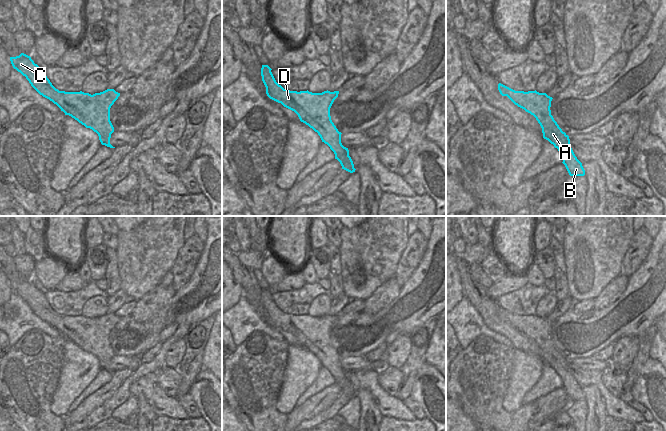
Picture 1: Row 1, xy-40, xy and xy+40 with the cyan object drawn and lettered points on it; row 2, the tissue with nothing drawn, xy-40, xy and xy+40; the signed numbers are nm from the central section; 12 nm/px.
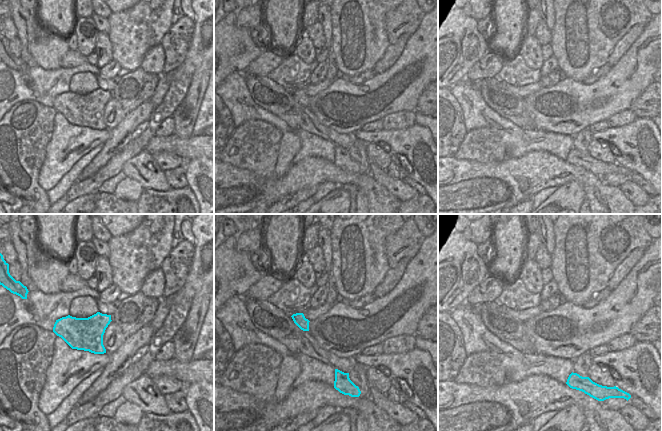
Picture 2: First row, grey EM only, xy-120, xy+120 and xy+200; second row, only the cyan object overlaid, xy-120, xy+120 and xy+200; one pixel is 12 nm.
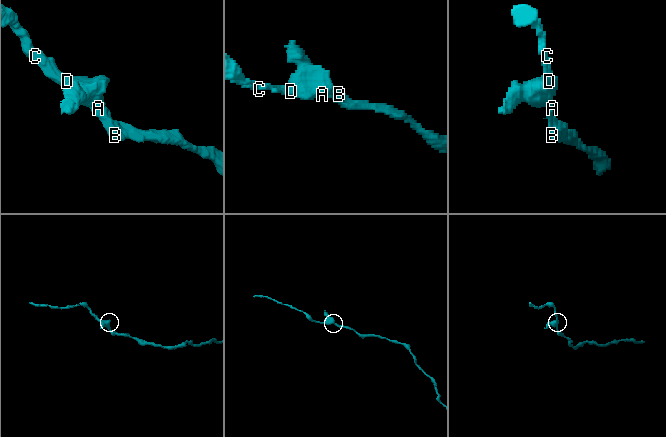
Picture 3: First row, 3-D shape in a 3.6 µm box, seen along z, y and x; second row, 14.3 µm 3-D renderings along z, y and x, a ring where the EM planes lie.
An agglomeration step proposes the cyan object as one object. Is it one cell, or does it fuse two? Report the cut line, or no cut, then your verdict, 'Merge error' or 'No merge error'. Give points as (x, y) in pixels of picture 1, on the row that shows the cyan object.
No split. No merge error.

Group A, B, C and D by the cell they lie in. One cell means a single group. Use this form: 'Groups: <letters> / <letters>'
Groups: A B C D.

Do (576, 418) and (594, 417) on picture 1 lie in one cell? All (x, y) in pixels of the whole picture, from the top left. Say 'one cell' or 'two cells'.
two cells

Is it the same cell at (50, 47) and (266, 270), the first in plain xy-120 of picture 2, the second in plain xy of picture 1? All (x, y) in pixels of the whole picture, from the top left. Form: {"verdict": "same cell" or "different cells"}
{"verdict": "same cell"}

